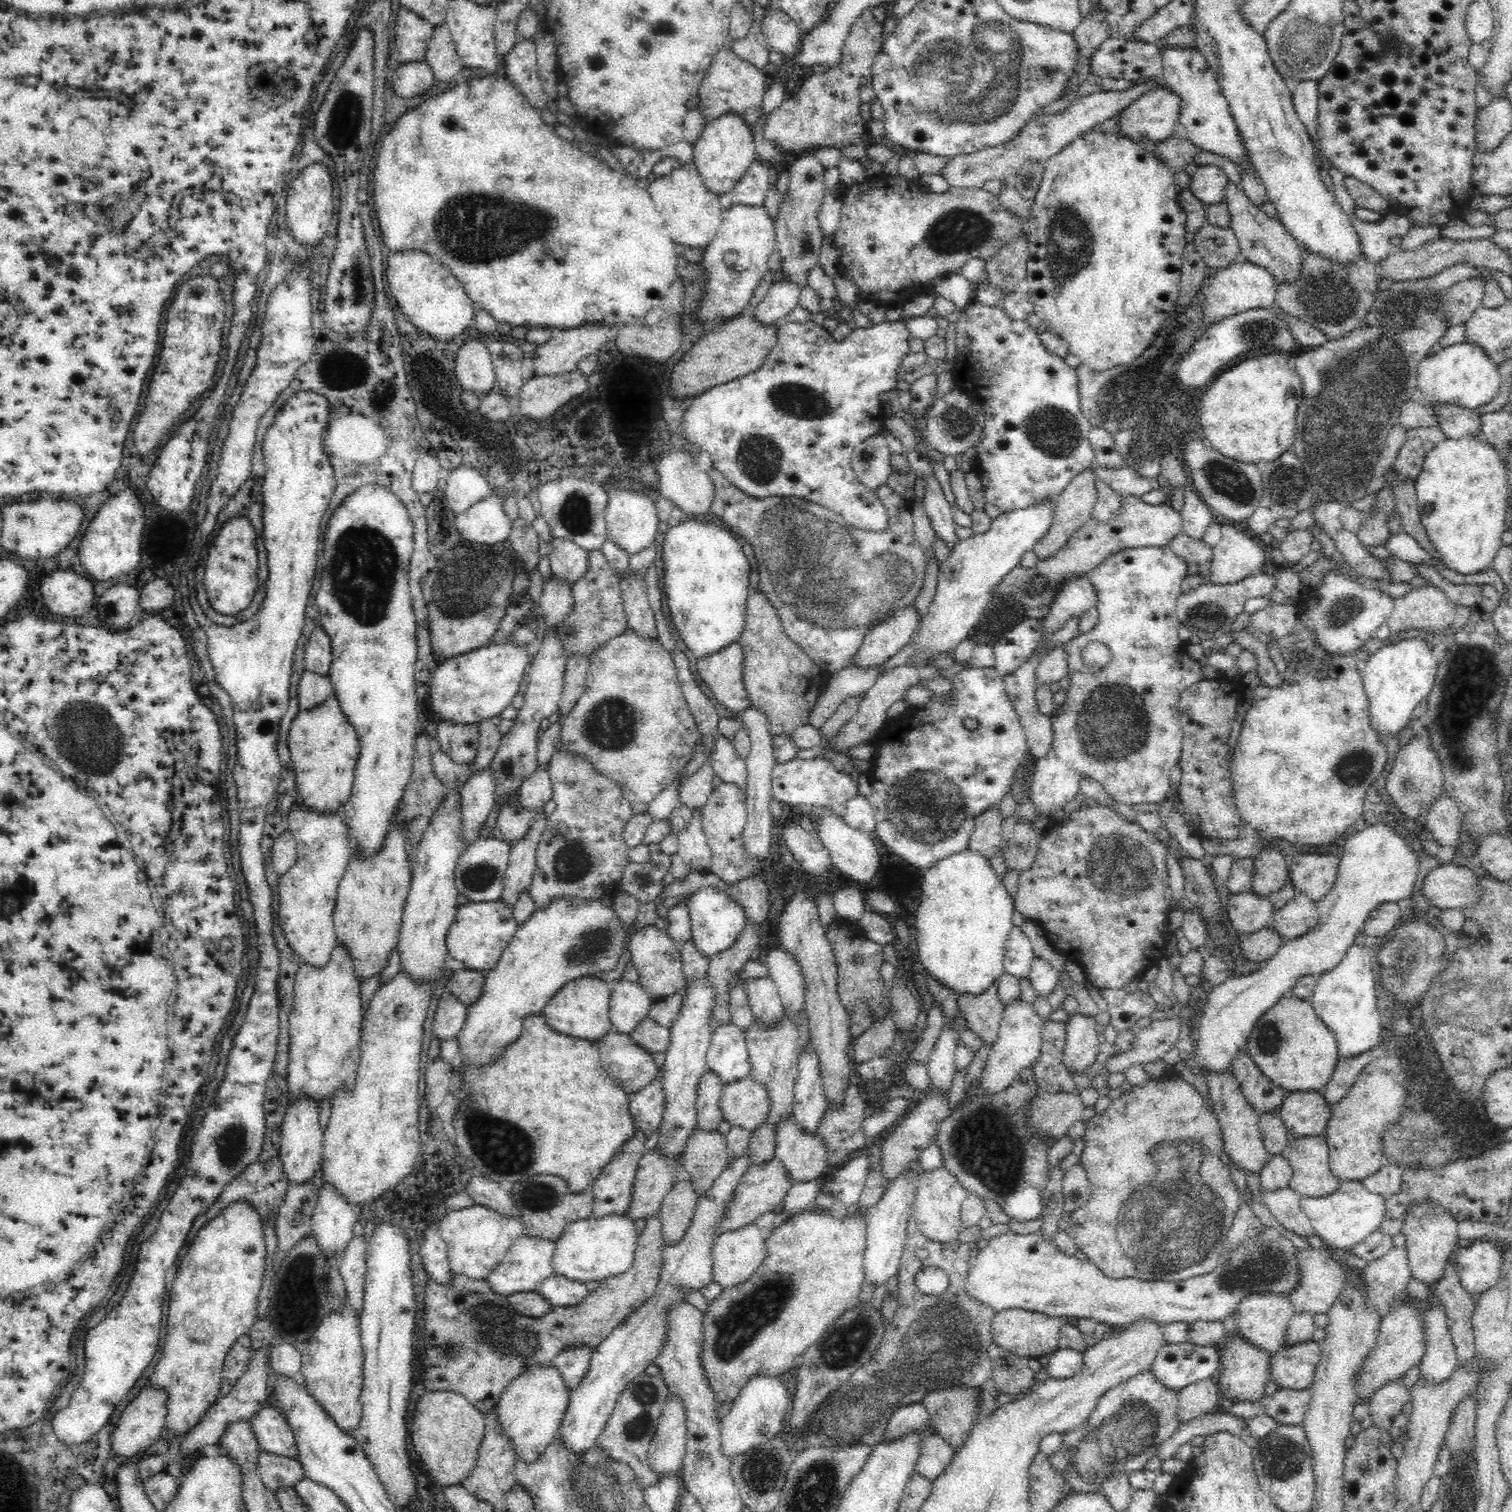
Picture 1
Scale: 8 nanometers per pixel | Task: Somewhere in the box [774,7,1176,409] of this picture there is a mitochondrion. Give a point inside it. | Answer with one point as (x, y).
(983, 82)

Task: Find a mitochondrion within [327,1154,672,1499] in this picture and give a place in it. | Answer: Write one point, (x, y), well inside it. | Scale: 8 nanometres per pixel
(482, 1314)

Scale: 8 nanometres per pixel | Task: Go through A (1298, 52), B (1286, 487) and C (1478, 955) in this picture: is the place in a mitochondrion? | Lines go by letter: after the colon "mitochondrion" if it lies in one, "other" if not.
A: mitochondrion
B: mitochondrion
C: other

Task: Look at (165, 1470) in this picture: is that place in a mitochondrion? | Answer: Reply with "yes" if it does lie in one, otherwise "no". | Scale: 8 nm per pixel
no

